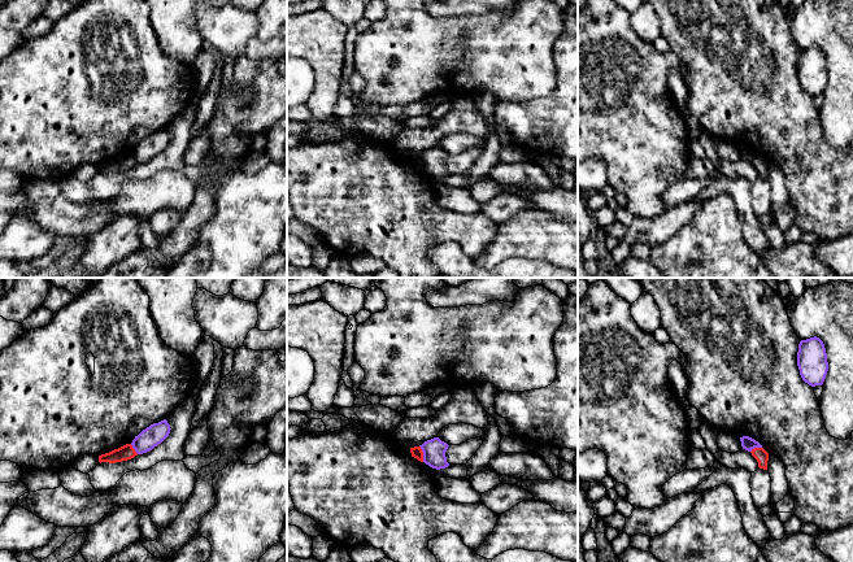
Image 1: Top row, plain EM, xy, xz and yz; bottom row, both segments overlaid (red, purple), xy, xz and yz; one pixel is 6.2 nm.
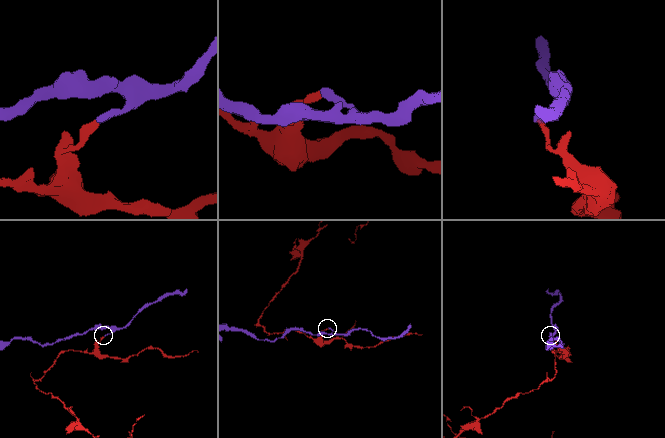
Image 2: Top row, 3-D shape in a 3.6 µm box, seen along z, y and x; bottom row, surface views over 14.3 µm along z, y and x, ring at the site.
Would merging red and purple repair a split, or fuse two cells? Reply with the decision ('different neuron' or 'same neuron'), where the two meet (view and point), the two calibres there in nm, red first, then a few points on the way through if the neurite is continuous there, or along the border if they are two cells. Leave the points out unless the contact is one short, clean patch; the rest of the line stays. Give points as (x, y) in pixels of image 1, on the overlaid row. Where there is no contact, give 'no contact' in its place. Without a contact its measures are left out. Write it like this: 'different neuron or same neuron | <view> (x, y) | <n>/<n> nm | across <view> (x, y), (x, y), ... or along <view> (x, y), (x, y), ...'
different neuron | xz (422, 453) | 70/140 nm | along xz (420, 445), (423, 461)

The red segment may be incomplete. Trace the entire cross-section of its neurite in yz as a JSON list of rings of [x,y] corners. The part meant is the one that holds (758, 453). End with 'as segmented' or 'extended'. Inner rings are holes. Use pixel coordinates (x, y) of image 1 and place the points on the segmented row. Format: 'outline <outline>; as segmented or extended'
outline [[[754,448],[750,453],[757,459],[758,467],[767,470],[769,453],[763,448]]]; as segmented

